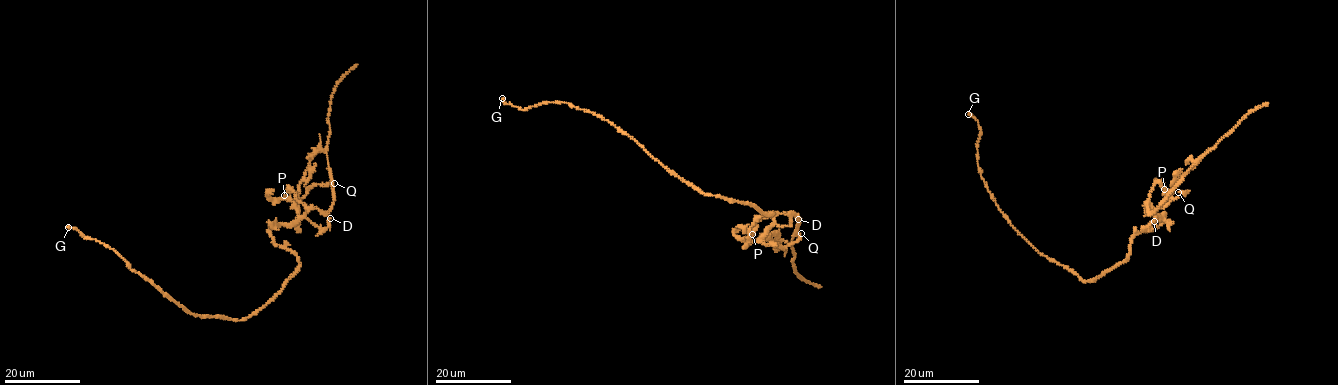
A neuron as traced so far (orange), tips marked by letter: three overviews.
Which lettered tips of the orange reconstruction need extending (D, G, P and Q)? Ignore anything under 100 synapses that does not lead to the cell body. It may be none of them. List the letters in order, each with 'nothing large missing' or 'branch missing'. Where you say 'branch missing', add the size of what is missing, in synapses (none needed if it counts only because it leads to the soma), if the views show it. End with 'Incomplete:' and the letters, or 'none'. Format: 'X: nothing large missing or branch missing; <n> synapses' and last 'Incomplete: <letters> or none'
D: nothing large missing
G: nothing large missing
P: nothing large missing
Q: nothing large missing
Incomplete: none

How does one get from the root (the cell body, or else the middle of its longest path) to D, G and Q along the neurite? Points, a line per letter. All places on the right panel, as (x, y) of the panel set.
D: (1121, 262), (1135, 235), (1153, 230), (1165, 215), (1162, 218), (1154, 213), (1154, 227), (1144, 228), (1154, 221)
G: (1121, 262), (1084, 282), (1035, 248), (1010, 223), (987, 188), (976, 154), (980, 126), (968, 114)
Q: (1121, 262), (1135, 235), (1153, 230), (1164, 220), (1165, 215), (1161, 218), (1156, 211), (1187, 192), (1178, 192)

